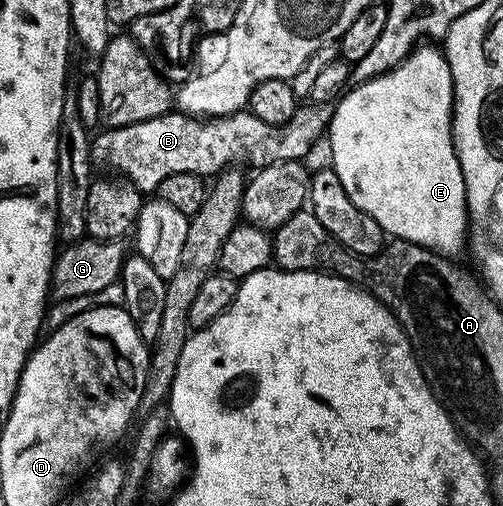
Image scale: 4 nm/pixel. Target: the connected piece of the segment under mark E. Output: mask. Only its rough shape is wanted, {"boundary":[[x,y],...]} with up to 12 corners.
{"boundary":[[419,46],[333,105],[329,163],[383,232],[467,247],[454,83]]}

